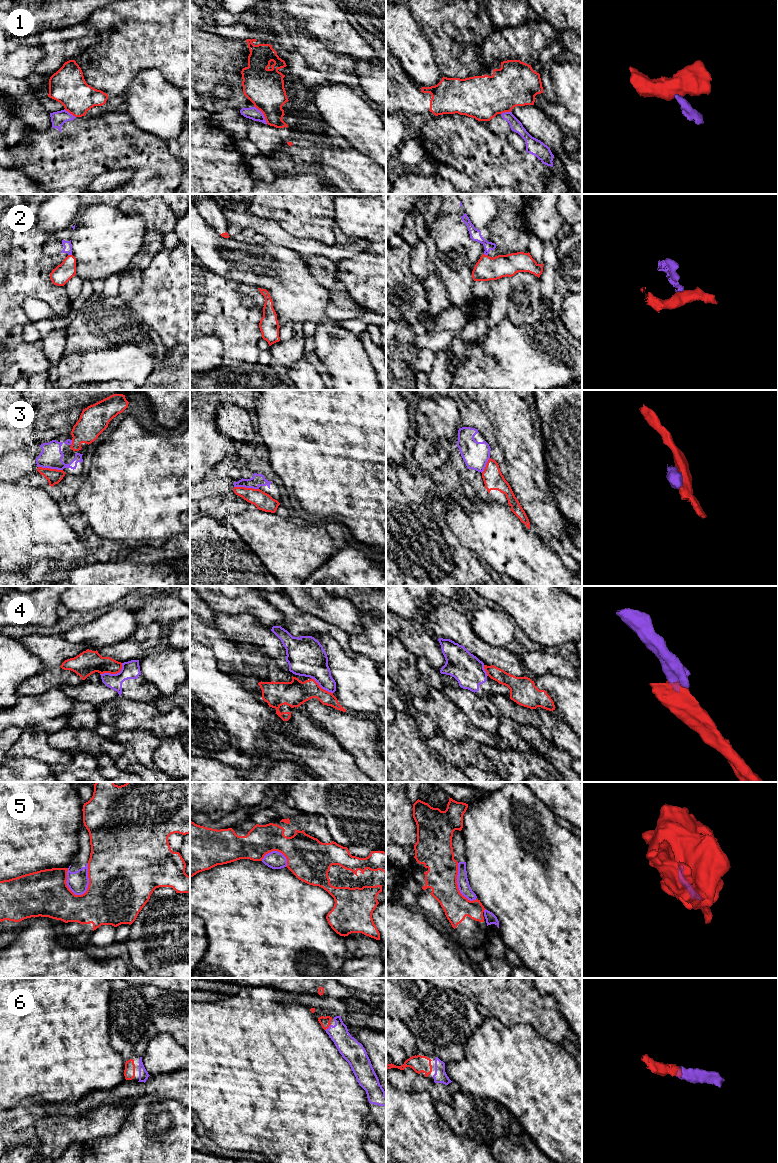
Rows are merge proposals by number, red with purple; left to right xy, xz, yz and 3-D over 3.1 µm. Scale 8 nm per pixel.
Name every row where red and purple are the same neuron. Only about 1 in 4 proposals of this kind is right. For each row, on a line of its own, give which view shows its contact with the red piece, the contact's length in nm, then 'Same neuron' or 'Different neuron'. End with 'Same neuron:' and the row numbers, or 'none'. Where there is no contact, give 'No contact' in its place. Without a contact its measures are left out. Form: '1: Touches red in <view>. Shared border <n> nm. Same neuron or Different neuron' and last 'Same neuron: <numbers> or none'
1: Touches red in xz. Shared border 180 nm. Different neuron
2: Touches red in xy. Shared border 30 nm. Different neuron
3: Touches red in xy. Shared border 200 nm. Different neuron
4: Touches red in xy. Shared border 200 nm. Different neuron
5: Touches red in xy. Shared border 280 nm. Different neuron
6: Touches red in xz. Shared border 70 nm. Same neuron
Same neuron: 6

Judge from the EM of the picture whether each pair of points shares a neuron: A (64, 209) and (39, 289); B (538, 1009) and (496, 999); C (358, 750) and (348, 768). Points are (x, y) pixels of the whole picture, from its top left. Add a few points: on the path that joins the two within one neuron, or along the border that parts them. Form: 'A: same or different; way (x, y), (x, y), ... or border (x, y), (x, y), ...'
A: different; border (71, 226), (61, 229), (55, 235)
B: same; way (528, 1007), (509, 1006), (506, 1004)
C: different; border (337, 742), (353, 758), (356, 765), (362, 771)

